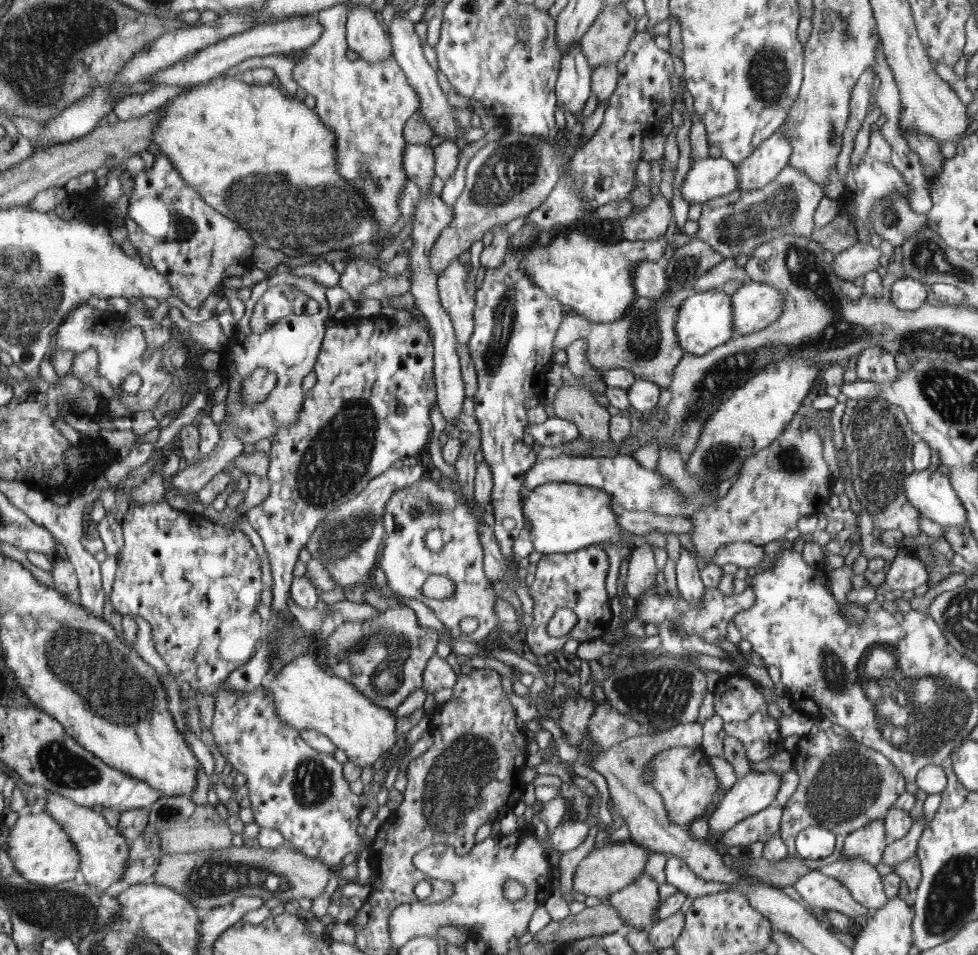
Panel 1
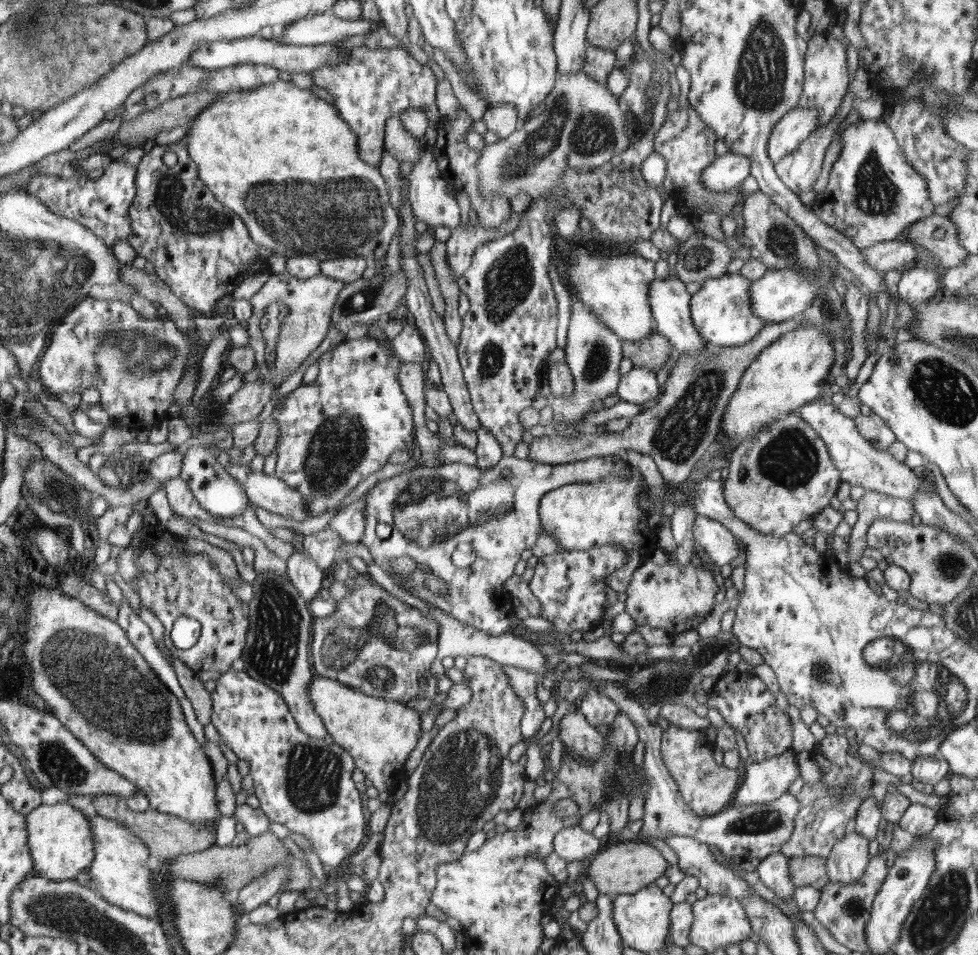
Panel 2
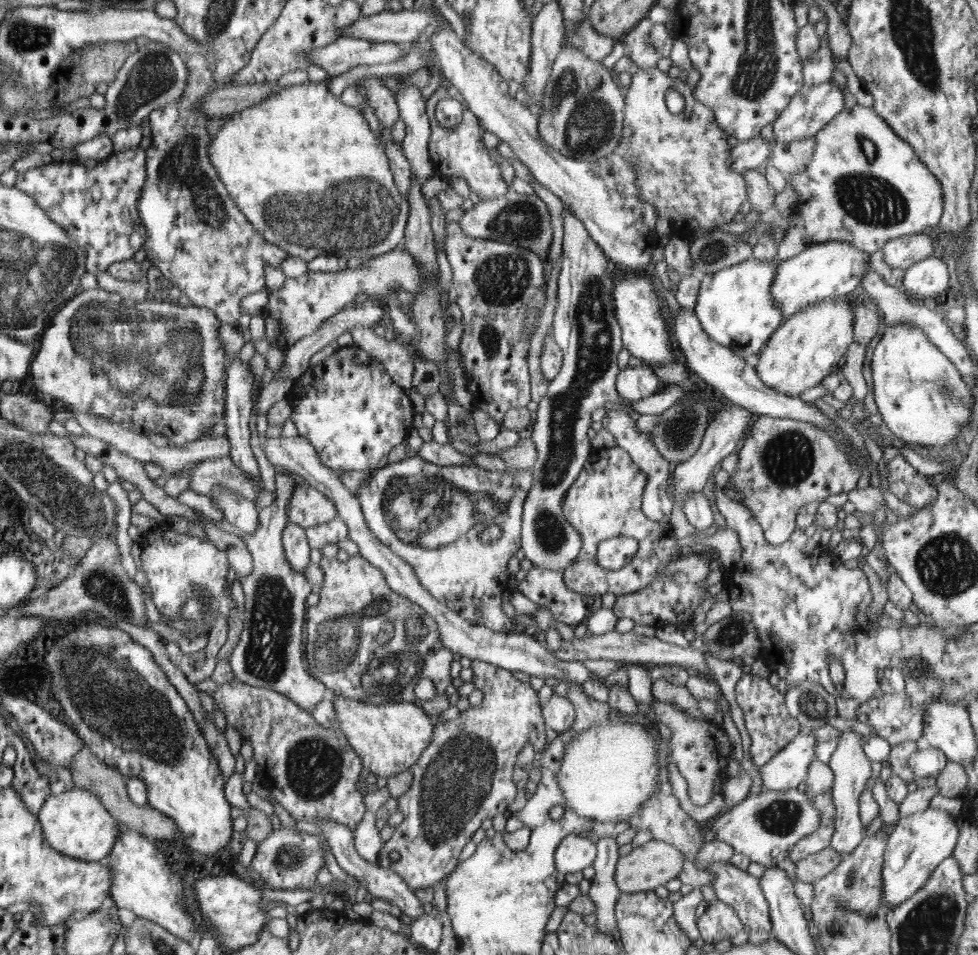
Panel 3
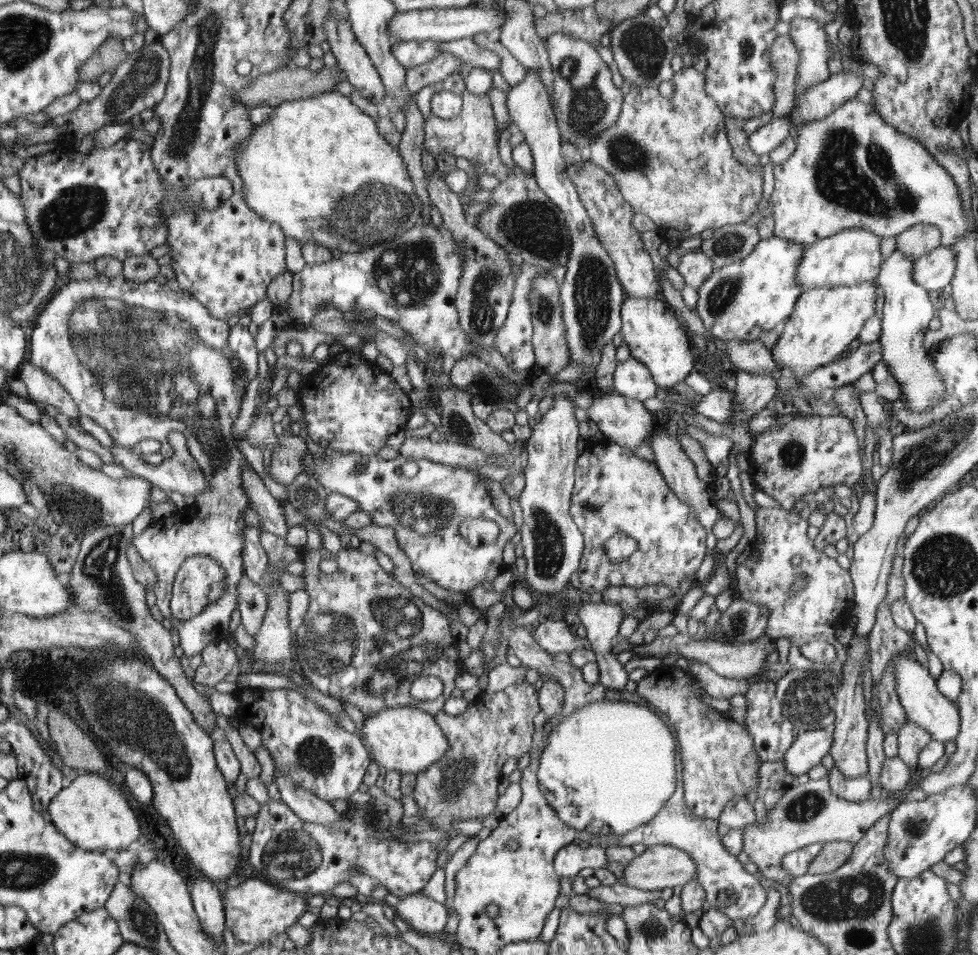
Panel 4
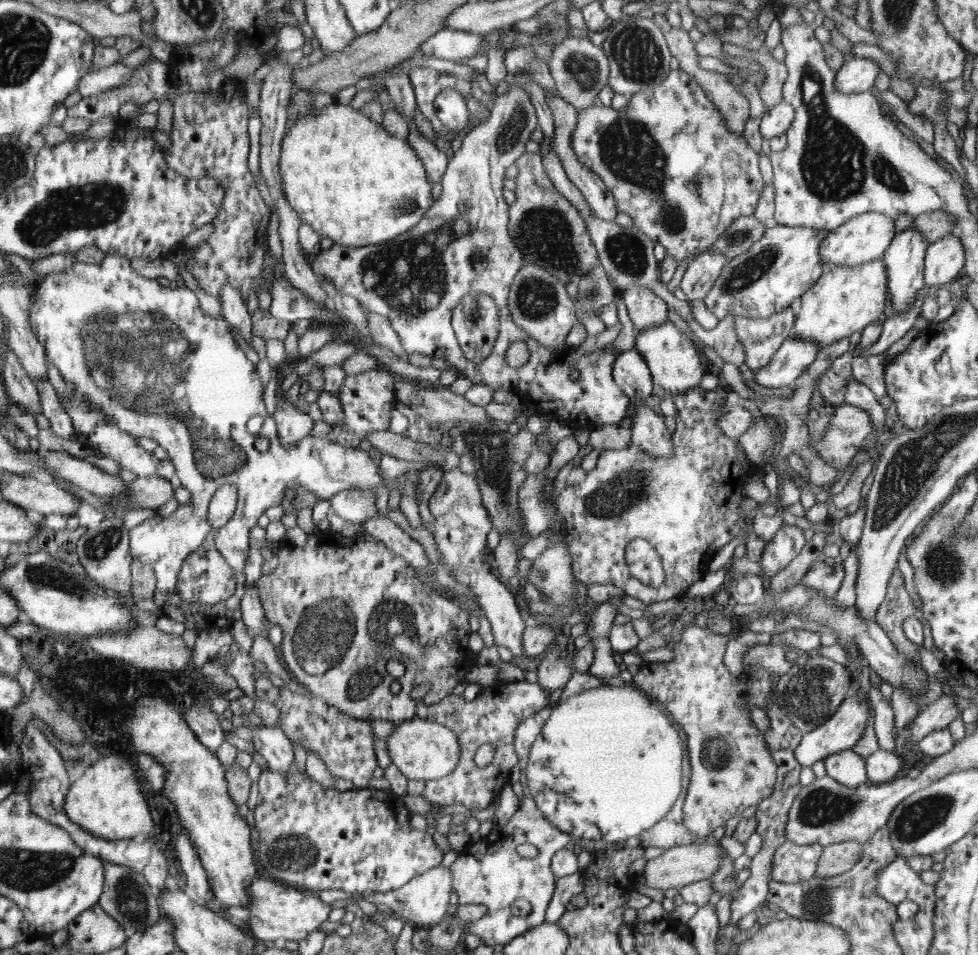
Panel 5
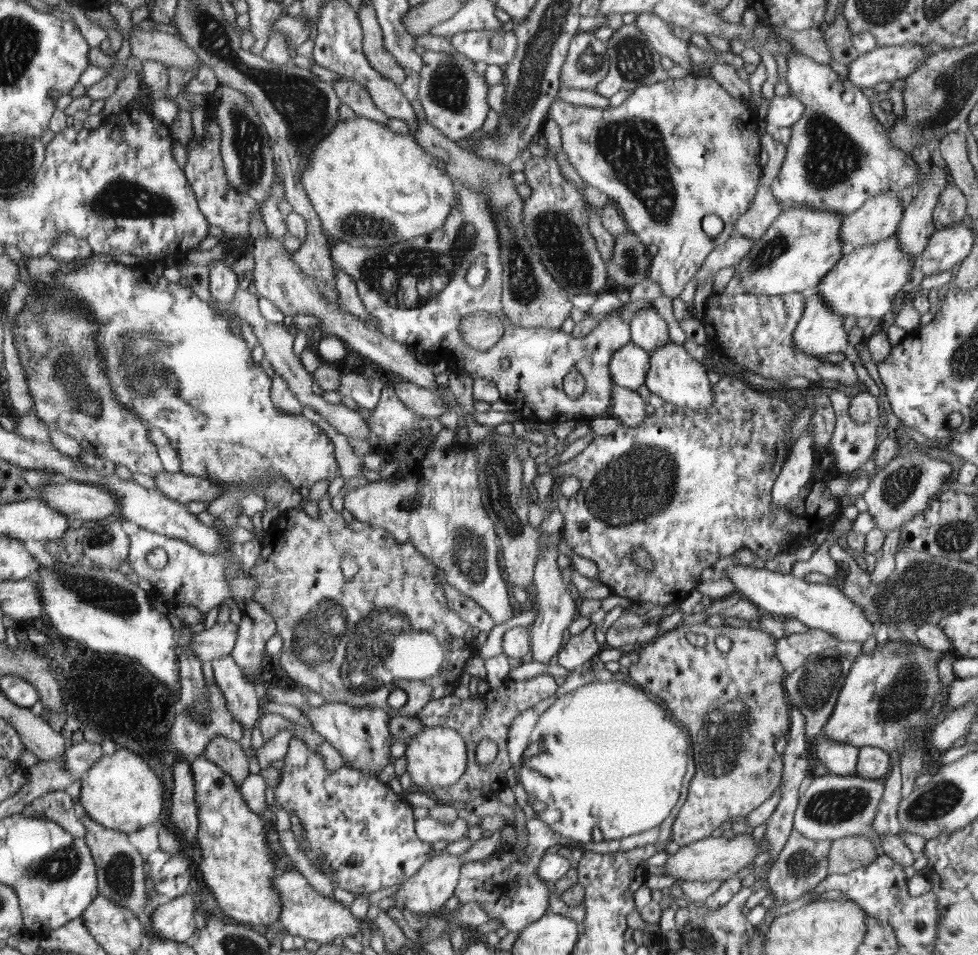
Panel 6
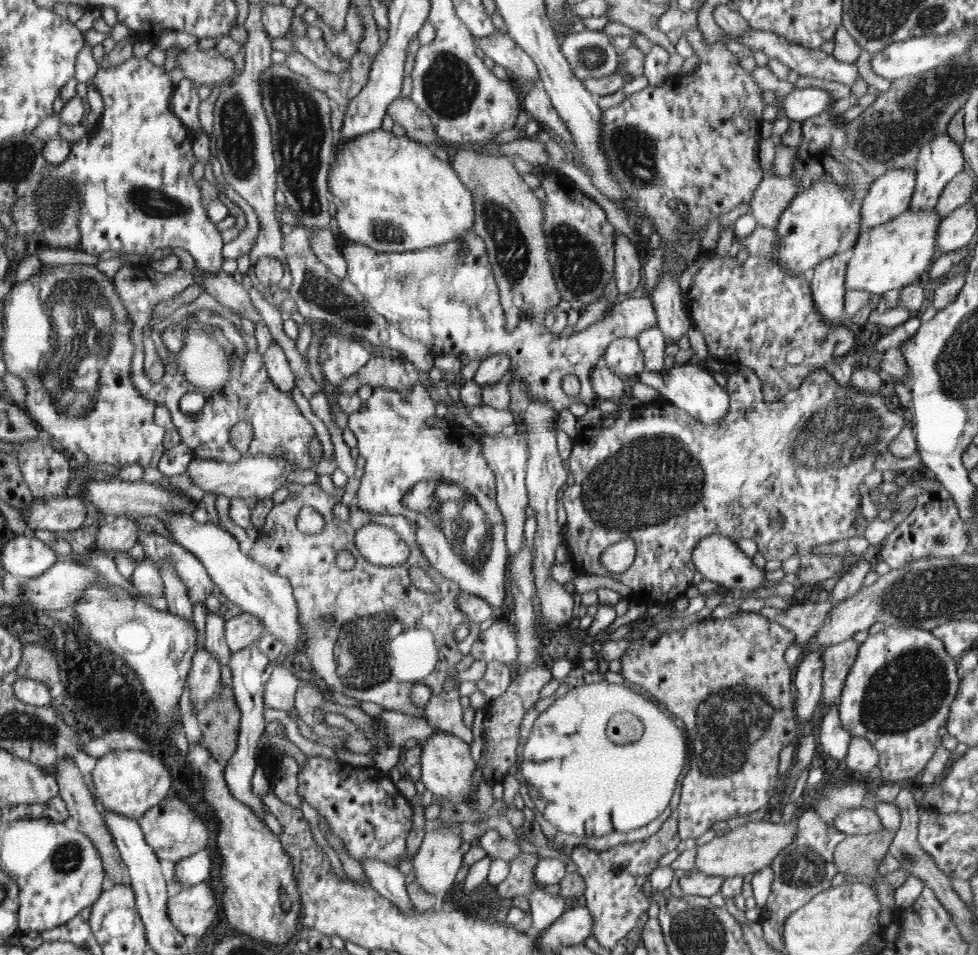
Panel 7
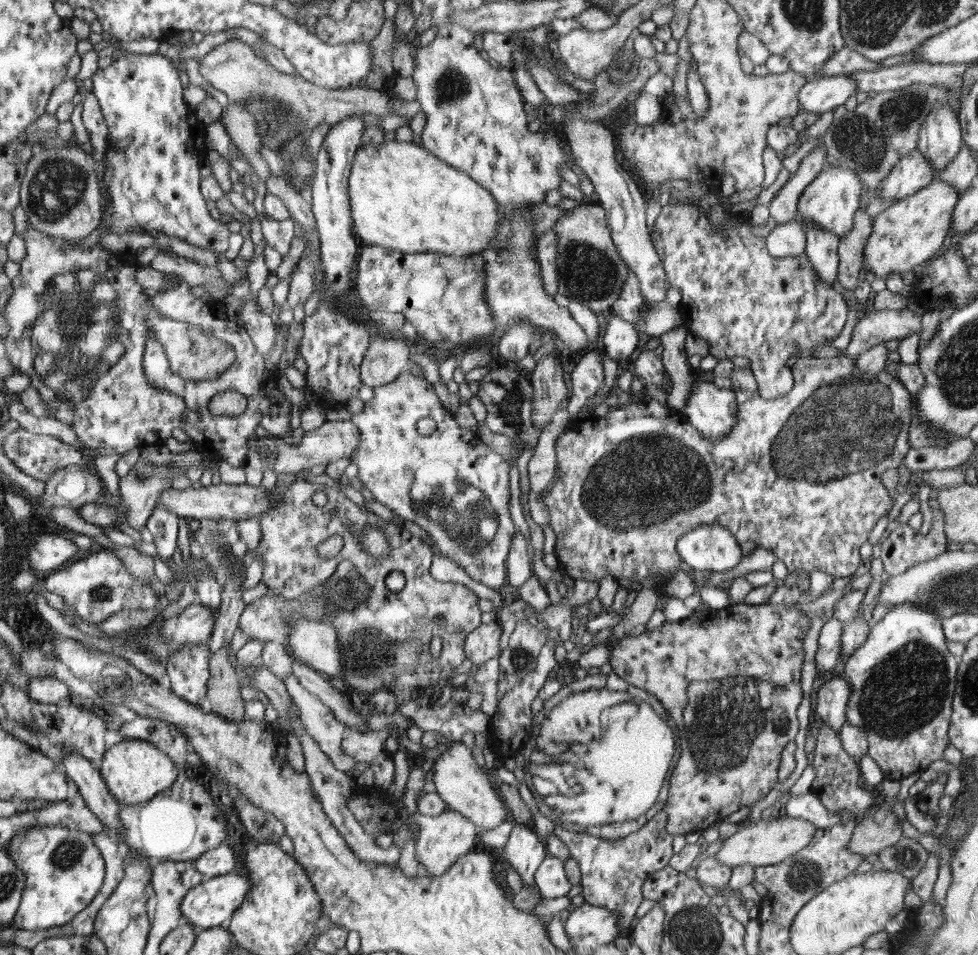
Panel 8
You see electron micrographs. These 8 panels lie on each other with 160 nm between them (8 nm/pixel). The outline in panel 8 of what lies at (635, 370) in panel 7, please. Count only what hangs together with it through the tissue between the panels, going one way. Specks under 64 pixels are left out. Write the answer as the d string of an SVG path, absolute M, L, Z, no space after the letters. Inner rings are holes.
M616 314L608 320L602 340L602 347L608 356L623 366L634 359L632 353L638 348L639 334L632 323Z

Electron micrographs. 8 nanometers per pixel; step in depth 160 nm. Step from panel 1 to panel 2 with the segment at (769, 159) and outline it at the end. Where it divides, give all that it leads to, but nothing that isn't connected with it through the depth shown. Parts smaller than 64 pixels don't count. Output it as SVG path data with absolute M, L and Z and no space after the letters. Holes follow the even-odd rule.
M794 107L776 123L769 138L769 157L773 164L789 152L796 150L819 124L819 110L810 107Z

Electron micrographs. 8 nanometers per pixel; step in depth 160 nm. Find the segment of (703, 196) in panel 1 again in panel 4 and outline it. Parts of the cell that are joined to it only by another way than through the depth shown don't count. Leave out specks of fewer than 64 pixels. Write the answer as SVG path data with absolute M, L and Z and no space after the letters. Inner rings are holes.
M788 115L782 118L773 117L770 122L749 135L751 151L758 156L770 154L791 136L791 129L791 118Z

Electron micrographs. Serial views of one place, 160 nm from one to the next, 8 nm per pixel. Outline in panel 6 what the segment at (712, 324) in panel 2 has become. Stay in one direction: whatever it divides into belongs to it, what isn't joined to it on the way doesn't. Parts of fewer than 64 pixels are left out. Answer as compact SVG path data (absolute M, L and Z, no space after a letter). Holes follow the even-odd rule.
M792 207L782 211L762 238L754 241L748 255L736 265L734 276L740 280L742 294L764 298L790 292L813 292L844 256L840 234L844 217L814 207Z

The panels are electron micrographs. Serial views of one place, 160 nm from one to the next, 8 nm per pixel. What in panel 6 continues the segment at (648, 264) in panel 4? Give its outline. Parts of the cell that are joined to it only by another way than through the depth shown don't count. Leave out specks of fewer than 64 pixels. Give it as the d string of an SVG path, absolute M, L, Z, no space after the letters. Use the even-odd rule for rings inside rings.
M642 309L629 324L631 343L650 354L668 343L668 324L655 309Z

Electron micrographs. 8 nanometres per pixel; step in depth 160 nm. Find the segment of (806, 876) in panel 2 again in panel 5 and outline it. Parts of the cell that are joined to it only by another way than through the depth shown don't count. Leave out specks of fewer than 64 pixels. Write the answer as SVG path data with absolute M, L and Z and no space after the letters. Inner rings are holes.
M856 841L826 845L818 861L815 876L826 879L846 873L863 855L862 844Z

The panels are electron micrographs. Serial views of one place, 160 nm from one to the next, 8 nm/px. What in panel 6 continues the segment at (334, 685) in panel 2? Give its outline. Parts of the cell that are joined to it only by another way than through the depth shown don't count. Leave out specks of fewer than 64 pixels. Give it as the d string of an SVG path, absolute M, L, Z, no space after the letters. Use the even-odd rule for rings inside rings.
M446 726L423 727L416 737L406 742L406 751L404 752L404 757L406 757L406 770L412 778L413 787L442 788L452 787L458 783L462 775L466 774L466 766L468 766L468 747L465 742L466 740L461 734L453 728Z

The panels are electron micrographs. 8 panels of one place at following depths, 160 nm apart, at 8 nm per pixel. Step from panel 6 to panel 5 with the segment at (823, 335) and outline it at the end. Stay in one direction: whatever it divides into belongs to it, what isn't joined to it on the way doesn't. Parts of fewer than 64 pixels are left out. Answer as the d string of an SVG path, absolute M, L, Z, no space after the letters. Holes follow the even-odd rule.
M789 335L773 354L769 364L754 371L756 382L769 387L793 385L798 376L814 362L819 351L814 342Z

